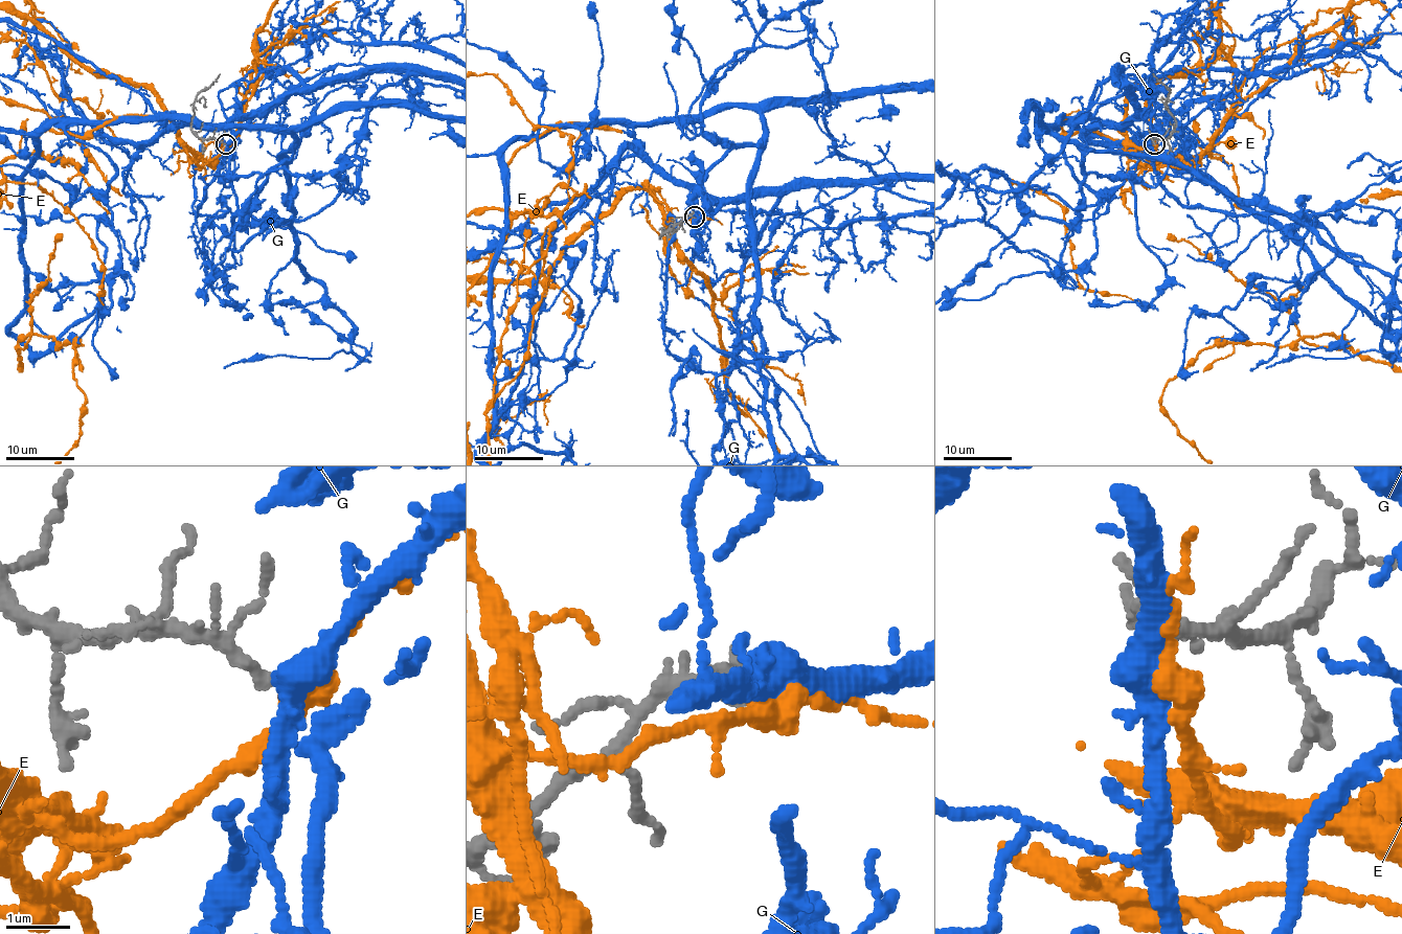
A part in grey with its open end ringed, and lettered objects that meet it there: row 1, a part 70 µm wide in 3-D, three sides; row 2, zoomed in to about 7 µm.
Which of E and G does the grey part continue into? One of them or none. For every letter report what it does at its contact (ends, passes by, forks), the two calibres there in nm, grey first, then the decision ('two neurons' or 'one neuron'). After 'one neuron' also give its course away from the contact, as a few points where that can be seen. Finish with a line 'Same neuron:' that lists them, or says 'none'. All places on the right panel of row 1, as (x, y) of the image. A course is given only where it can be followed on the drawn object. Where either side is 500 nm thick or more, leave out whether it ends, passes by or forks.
E: it passes by | 140/380 nm | two neurons
G: it passes by | 140/420 nm | one neuron
Same neuron: G

